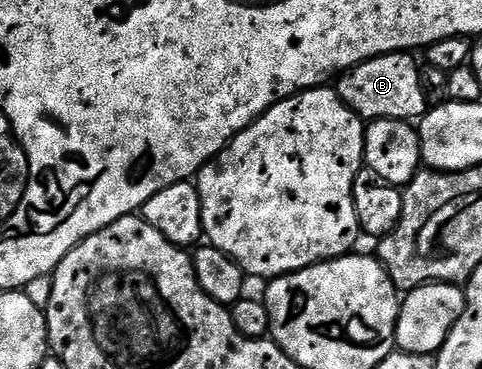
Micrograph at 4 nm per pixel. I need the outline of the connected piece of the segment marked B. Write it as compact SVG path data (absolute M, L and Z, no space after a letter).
M411 53L380 54L368 62L357 64L339 79L338 93L354 113L365 120L398 118L419 120L429 113L424 82Z

